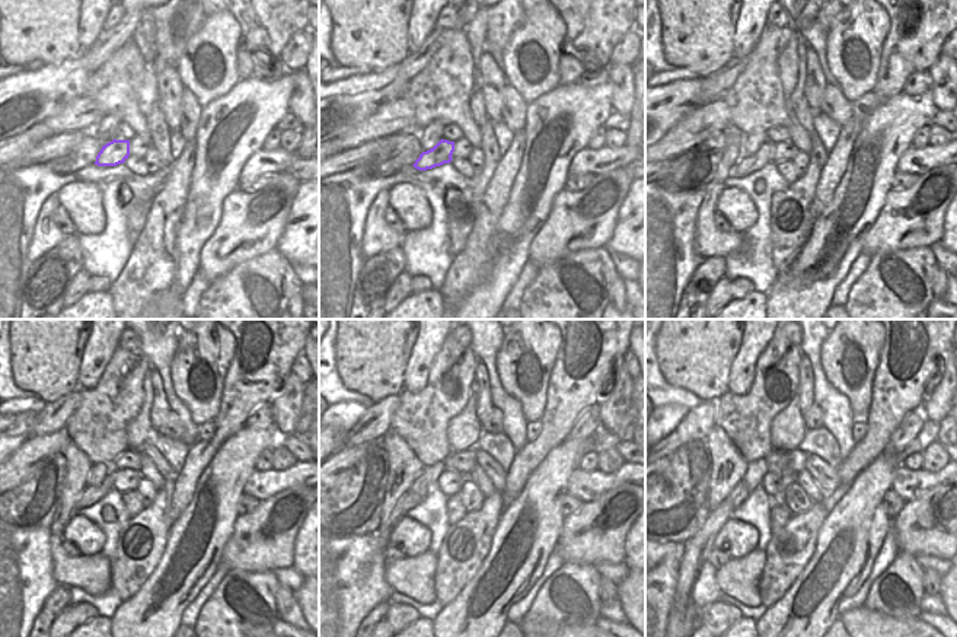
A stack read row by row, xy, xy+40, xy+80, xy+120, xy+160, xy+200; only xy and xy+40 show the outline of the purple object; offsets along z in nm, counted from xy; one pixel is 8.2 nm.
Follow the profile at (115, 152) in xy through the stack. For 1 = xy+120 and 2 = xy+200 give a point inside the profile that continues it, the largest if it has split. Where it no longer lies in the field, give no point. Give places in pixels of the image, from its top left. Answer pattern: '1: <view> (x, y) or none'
1: xy+120 (91, 494)
2: xy+200 (683, 615)

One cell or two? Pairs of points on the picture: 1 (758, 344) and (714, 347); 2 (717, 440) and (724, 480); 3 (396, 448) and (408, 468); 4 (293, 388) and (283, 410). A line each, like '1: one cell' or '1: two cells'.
1: two cells
2: one cell
3: one cell
4: one cell

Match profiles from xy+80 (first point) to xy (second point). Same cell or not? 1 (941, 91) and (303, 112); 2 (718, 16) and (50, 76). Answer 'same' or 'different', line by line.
1: same
2: different

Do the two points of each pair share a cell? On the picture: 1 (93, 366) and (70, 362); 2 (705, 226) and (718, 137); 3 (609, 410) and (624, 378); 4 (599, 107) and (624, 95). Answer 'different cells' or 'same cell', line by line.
1: different cells
2: different cells
3: same cell
4: different cells

